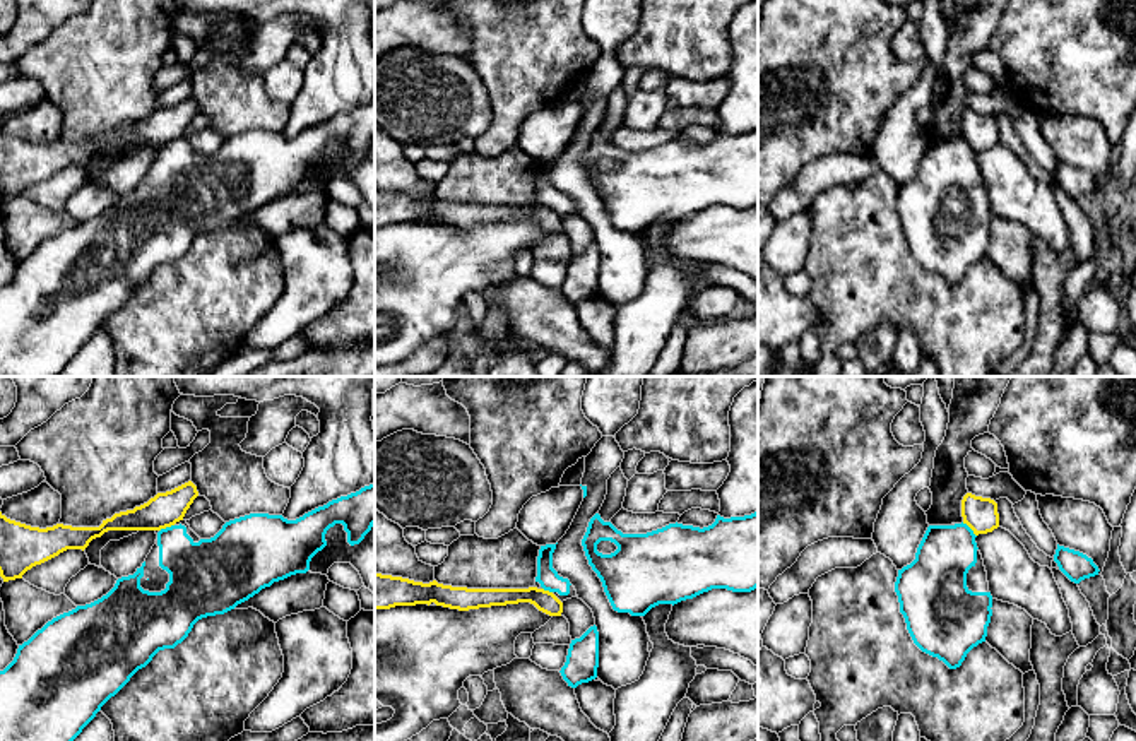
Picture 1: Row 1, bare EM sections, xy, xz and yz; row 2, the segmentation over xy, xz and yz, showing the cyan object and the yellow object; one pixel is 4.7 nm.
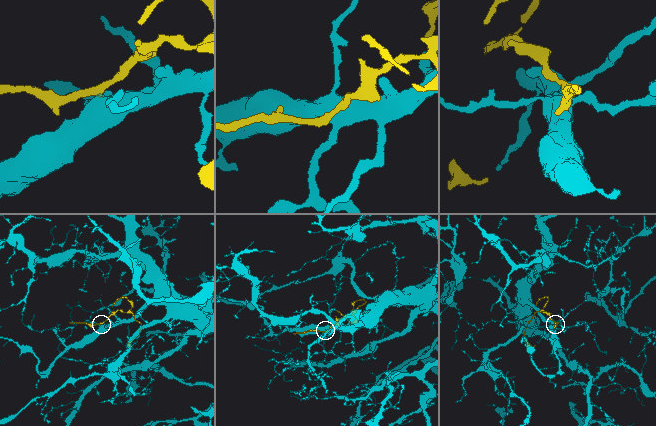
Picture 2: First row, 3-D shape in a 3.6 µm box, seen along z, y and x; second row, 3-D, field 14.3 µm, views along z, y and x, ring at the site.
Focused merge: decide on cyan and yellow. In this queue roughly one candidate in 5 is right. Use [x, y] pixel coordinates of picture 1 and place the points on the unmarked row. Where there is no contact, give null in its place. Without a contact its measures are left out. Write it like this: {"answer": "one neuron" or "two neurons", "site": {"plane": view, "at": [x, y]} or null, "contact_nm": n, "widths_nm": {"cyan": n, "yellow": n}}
{"answer": "two neurons", "site": {"plane": "yz", "at": [970, 146]}, "contact_nm": 100, "widths_nm": {"cyan": 260, "yellow": 160}}

